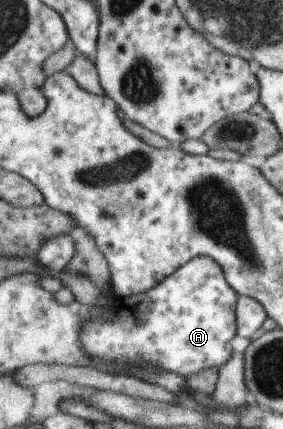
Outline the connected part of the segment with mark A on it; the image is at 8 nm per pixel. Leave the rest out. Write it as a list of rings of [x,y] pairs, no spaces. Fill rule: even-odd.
[[[201,257],[198,259],[192,259],[190,263],[178,269],[173,275],[166,277],[164,282],[158,286],[154,286],[149,292],[144,294],[137,294],[130,298],[116,297],[112,300],[114,309],[117,311],[118,317],[112,322],[110,320],[95,320],[85,326],[81,339],[85,350],[95,359],[97,367],[103,372],[112,372],[113,374],[126,374],[123,371],[123,367],[128,362],[146,362],[153,366],[159,367],[159,370],[166,370],[176,372],[187,377],[192,374],[197,374],[199,371],[215,368],[216,366],[222,367],[232,357],[234,351],[232,350],[232,339],[237,333],[237,303],[239,302],[239,295],[237,291],[228,283],[225,277],[225,272],[222,270],[220,264],[216,263],[212,257]]]

